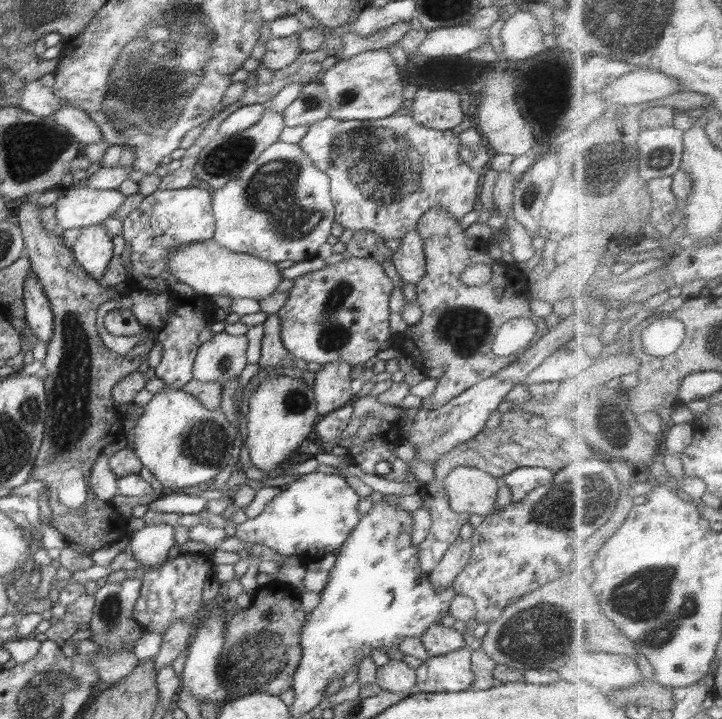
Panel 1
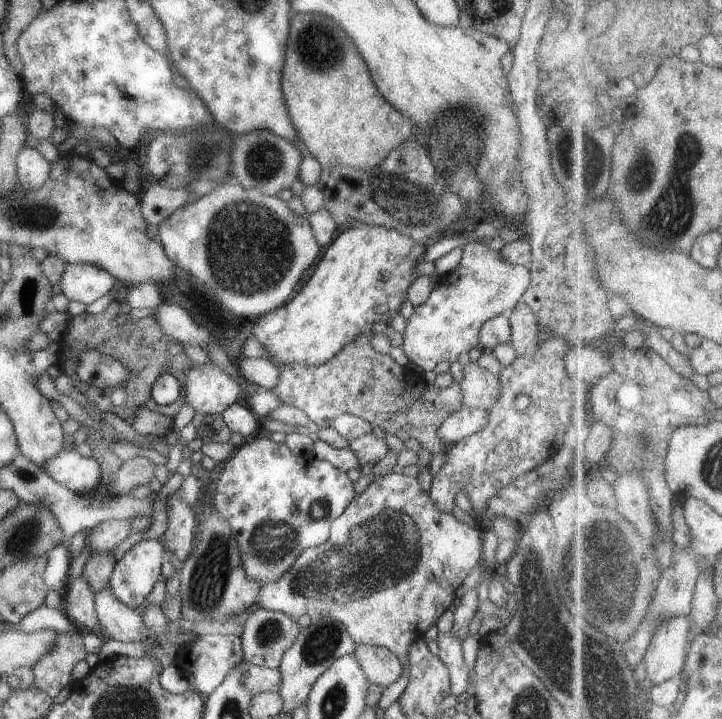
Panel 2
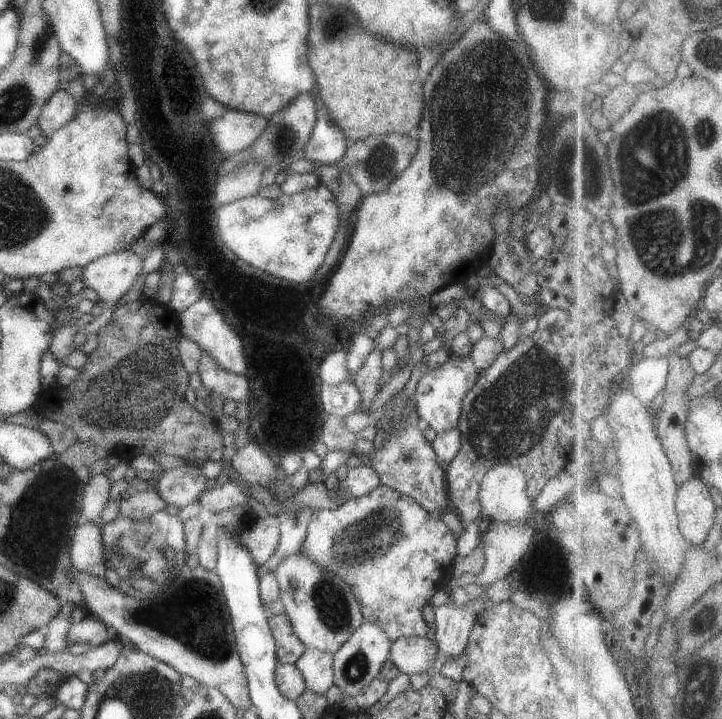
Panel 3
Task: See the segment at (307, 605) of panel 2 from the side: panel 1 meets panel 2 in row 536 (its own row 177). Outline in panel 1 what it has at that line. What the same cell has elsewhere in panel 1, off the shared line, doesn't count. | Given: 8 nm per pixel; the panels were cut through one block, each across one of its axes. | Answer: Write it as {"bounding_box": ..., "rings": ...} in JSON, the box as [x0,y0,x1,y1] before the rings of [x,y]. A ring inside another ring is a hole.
{"bounding_box":[298,107,482,241],"rings":[[[402,107],[388,118],[378,120],[338,120],[332,117],[318,120],[309,126],[308,132],[302,137],[298,146],[308,155],[312,164],[330,177],[330,195],[335,208],[335,222],[342,224],[345,230],[370,231],[379,234],[385,241],[392,238],[402,238],[407,232],[416,228],[417,222],[421,216],[432,207],[444,207],[454,218],[461,220],[465,214],[468,214],[474,208],[476,197],[480,194],[482,176],[475,172],[467,162],[464,162],[459,155],[461,141],[452,131],[434,130],[418,124],[412,118],[410,107]]]}

